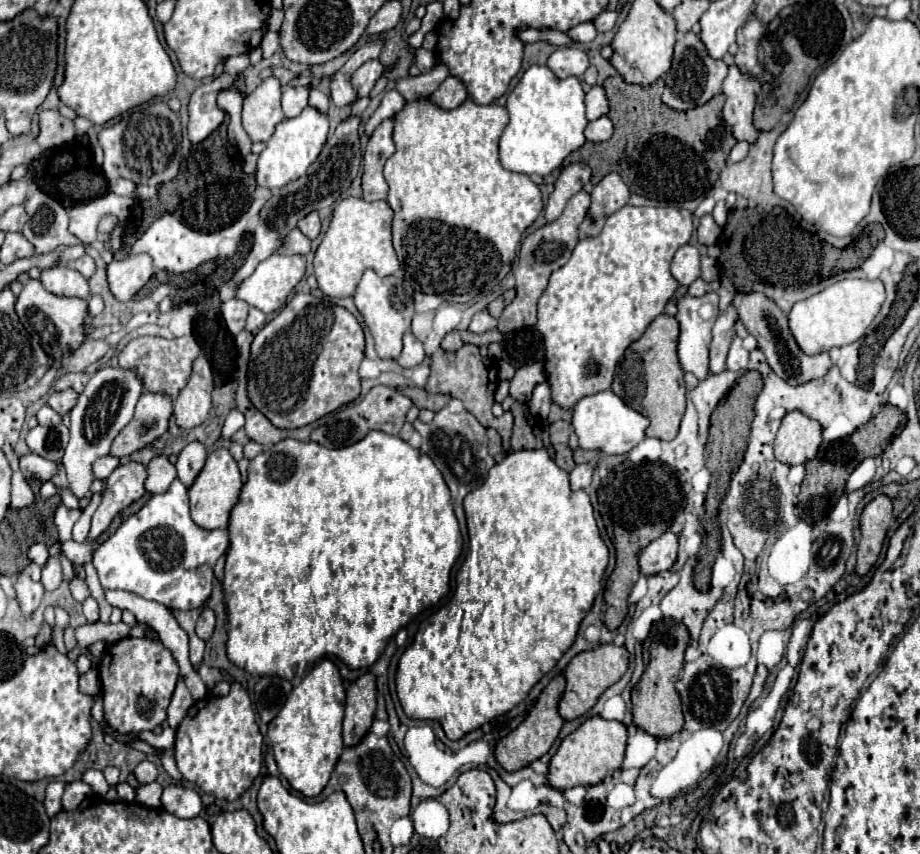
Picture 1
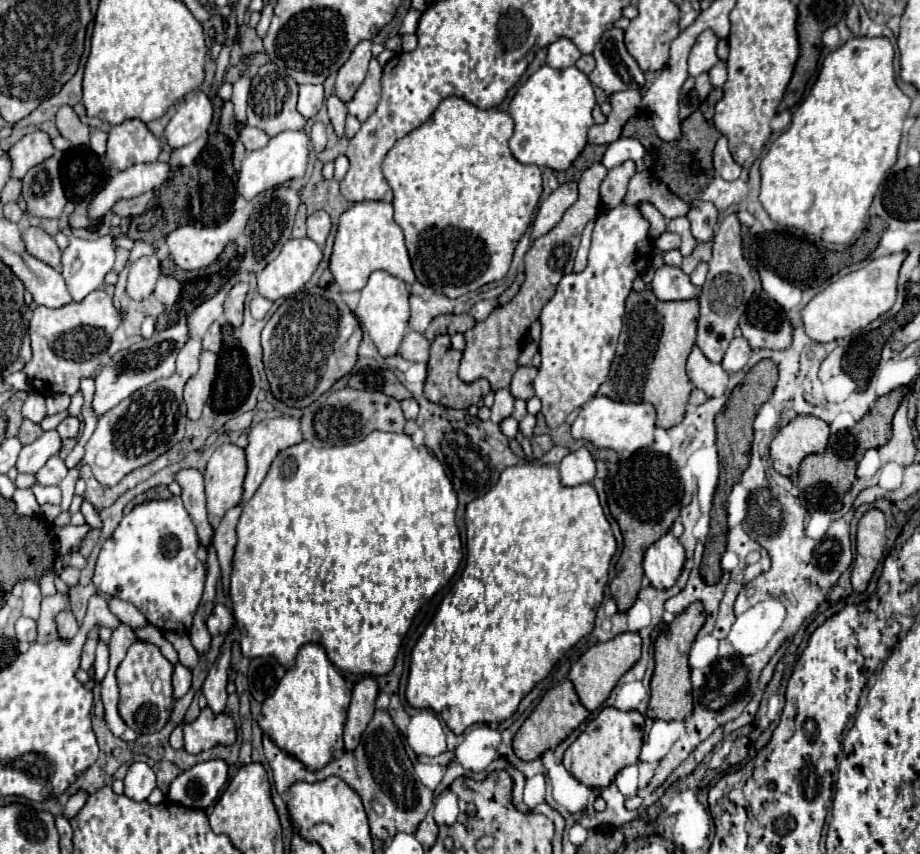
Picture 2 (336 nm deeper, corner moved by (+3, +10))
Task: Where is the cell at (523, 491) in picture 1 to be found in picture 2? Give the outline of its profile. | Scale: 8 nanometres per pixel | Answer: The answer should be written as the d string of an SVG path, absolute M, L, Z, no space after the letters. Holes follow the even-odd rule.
M516 464L506 468L500 474L498 484L484 494L482 498L476 498L466 506L466 548L468 548L468 558L466 558L466 568L462 570L460 578L454 582L450 592L440 604L440 610L432 618L430 626L424 630L420 640L416 642L412 650L412 662L410 662L410 676L408 676L408 686L406 686L406 700L412 708L432 708L436 714L440 714L446 722L446 726L454 734L462 734L468 726L472 724L490 724L490 722L504 722L510 718L520 700L540 682L548 676L548 672L554 668L554 664L574 646L584 638L586 634L592 632L594 628L594 618L596 610L604 598L604 588L608 584L608 568L610 560L616 552L616 540L612 534L612 528L604 516L604 510L600 506L598 494L592 484L580 484L572 488L564 488L560 484L560 472L556 466L546 466L546 464Z

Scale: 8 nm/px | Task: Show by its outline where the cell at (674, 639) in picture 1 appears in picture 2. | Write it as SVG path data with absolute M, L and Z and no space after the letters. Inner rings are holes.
M694 602L688 606L680 616L674 618L658 636L654 644L654 660L656 670L652 676L652 696L648 704L648 716L654 720L684 720L684 716L692 710L692 682L690 682L690 666L688 666L688 652L690 646L706 620L704 606Z

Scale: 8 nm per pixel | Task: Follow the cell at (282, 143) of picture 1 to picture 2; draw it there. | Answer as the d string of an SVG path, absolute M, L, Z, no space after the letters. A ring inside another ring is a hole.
M282 132L274 138L270 138L270 142L262 148L262 150L254 150L250 154L246 154L246 158L242 160L242 168L238 174L238 194L244 200L252 200L254 196L258 196L260 192L266 192L274 186L280 186L292 178L302 178L308 166L308 136L306 132Z

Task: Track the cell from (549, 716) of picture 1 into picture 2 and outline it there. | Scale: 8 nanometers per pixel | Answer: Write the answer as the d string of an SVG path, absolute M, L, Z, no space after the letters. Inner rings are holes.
M570 680L554 686L552 690L548 690L542 698L542 702L534 708L534 712L526 718L526 722L520 726L520 730L514 736L514 752L520 760L536 760L540 758L546 750L556 748L564 738L570 736L570 732L574 728L578 728L586 718L590 716L590 712L580 704L580 698L572 686Z

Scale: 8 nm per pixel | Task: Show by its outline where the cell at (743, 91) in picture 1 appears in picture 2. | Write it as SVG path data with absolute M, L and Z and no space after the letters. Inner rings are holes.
M720 138L714 148L714 168L724 180L736 180L742 174L742 166L738 166L728 150L728 138Z

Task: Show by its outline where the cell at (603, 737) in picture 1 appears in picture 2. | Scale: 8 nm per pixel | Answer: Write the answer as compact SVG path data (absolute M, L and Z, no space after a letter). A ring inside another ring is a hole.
M604 708L598 712L594 720L586 726L586 730L578 736L578 740L566 750L564 766L566 770L588 788L606 788L614 776L638 762L642 738L644 738L644 716L636 710L622 712L618 708Z

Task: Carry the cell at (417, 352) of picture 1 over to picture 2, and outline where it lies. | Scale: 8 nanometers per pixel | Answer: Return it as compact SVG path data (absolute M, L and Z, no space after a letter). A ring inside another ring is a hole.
M408 330L404 340L402 340L402 346L400 346L400 356L410 360L410 362L424 362L426 364L428 350L430 350L430 342L422 334Z

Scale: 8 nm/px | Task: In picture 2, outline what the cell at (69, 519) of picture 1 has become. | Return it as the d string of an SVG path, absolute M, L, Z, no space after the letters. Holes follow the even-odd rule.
M34 484L31 488L38 504L60 504L60 488L58 486L40 486Z

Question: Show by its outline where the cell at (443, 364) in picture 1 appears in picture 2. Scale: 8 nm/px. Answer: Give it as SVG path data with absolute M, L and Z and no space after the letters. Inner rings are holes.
M438 336L432 342L430 348L430 360L428 360L428 378L424 382L424 396L434 402L434 404L442 404L446 408L456 408L456 410L466 410L470 406L484 406L482 404L482 396L486 396L490 392L490 386L486 380L476 380L474 384L466 384L458 378L456 370L460 364L462 354L456 352L450 346L450 338L448 336Z

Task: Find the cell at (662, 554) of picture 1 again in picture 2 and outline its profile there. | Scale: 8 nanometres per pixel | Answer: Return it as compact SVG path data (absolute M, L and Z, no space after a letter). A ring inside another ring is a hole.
M668 532L658 542L654 542L644 556L644 574L658 590L668 590L680 578L686 554L684 546Z

